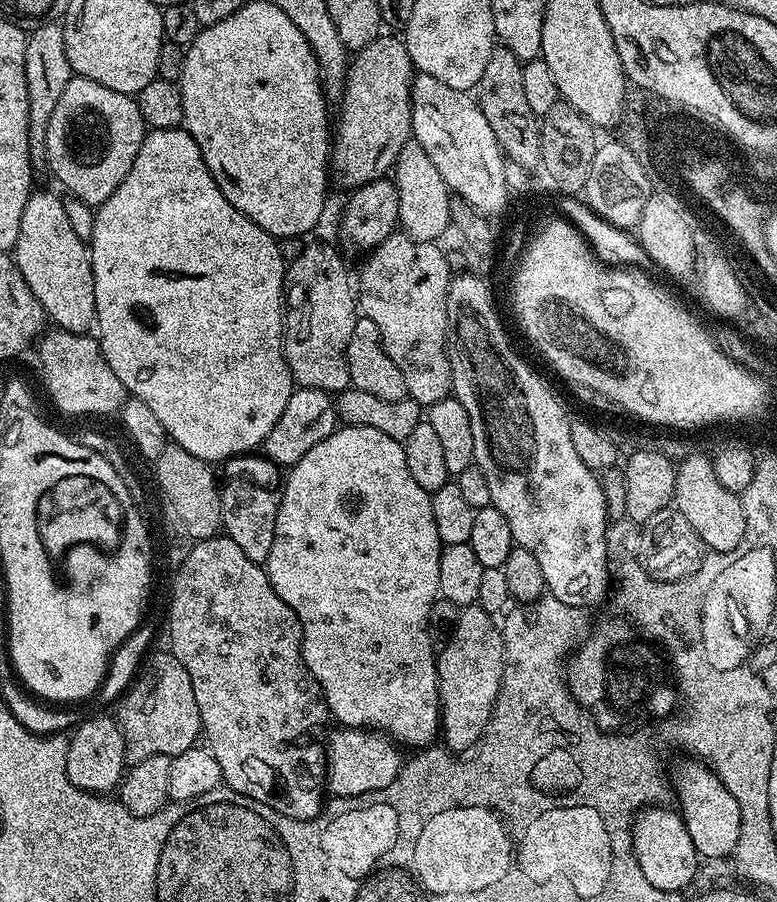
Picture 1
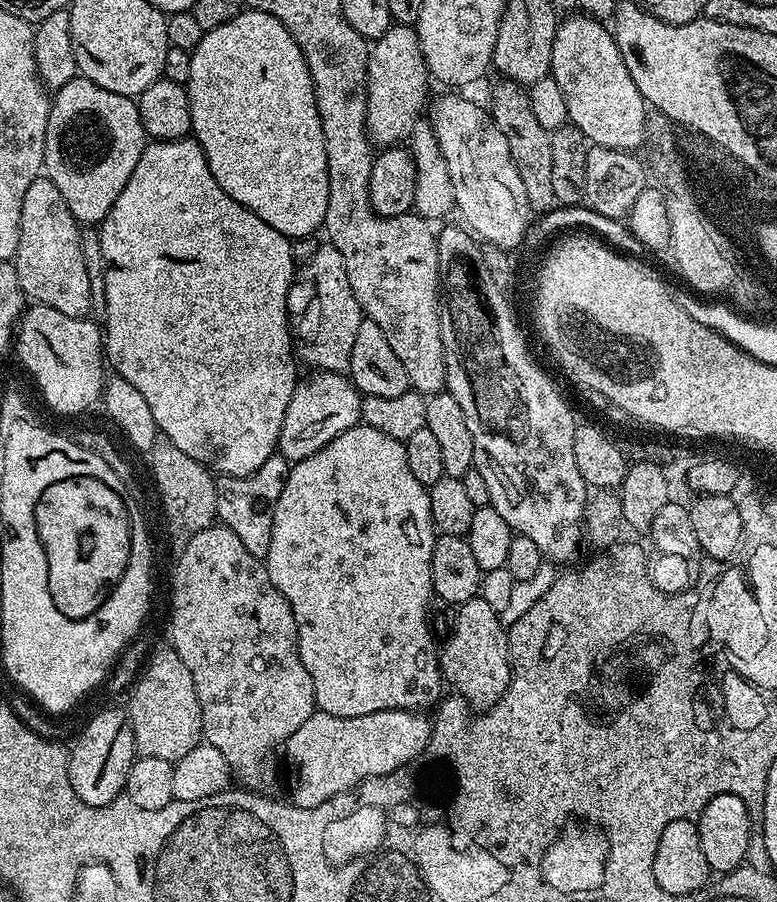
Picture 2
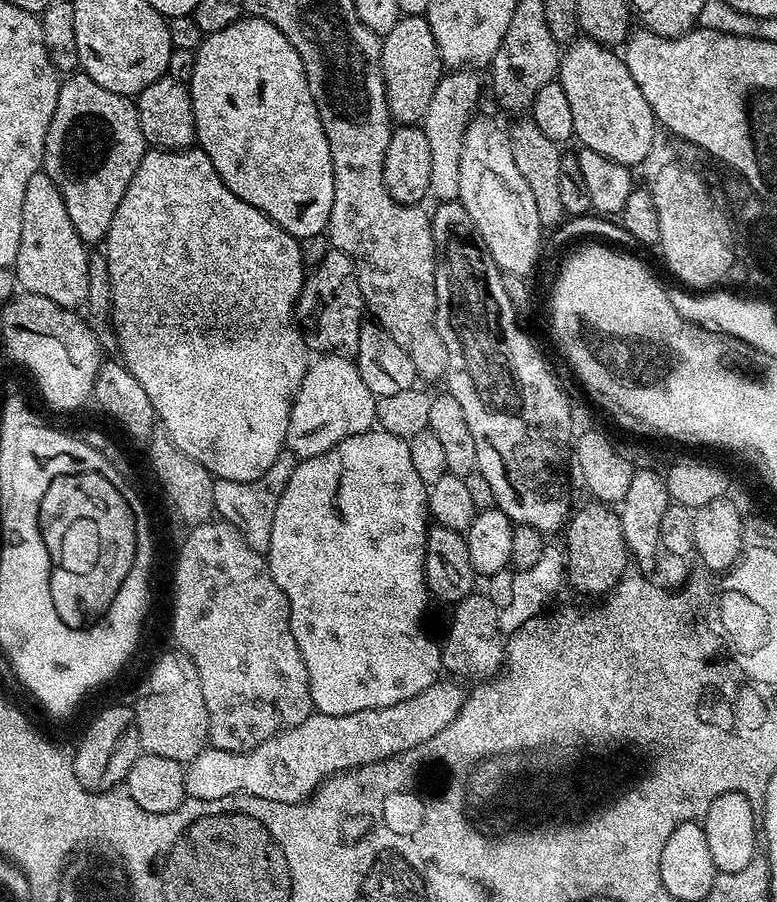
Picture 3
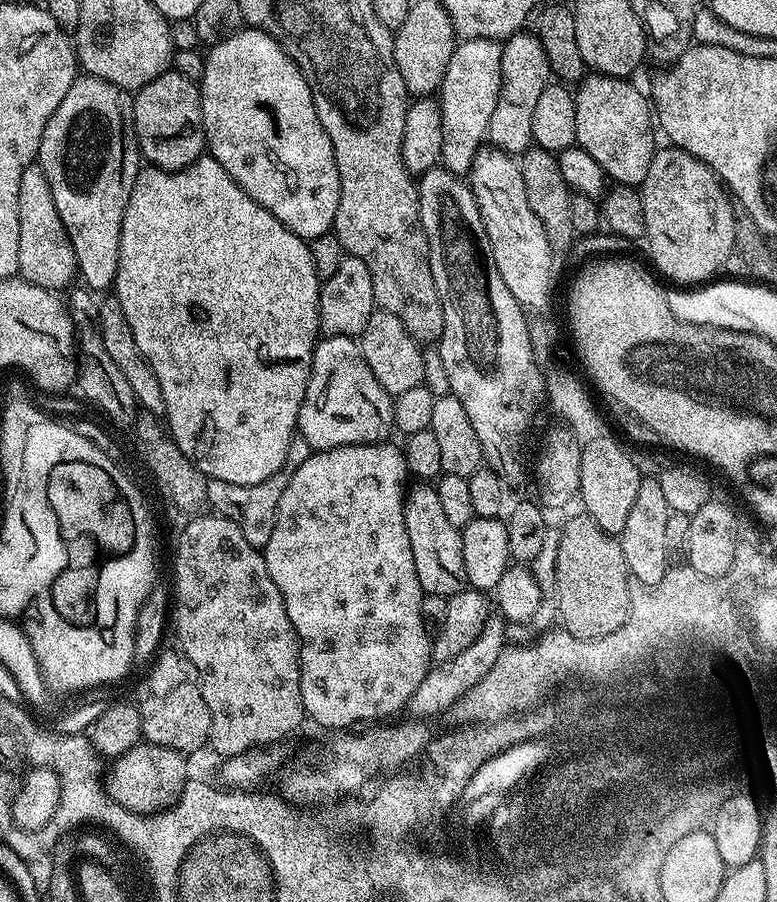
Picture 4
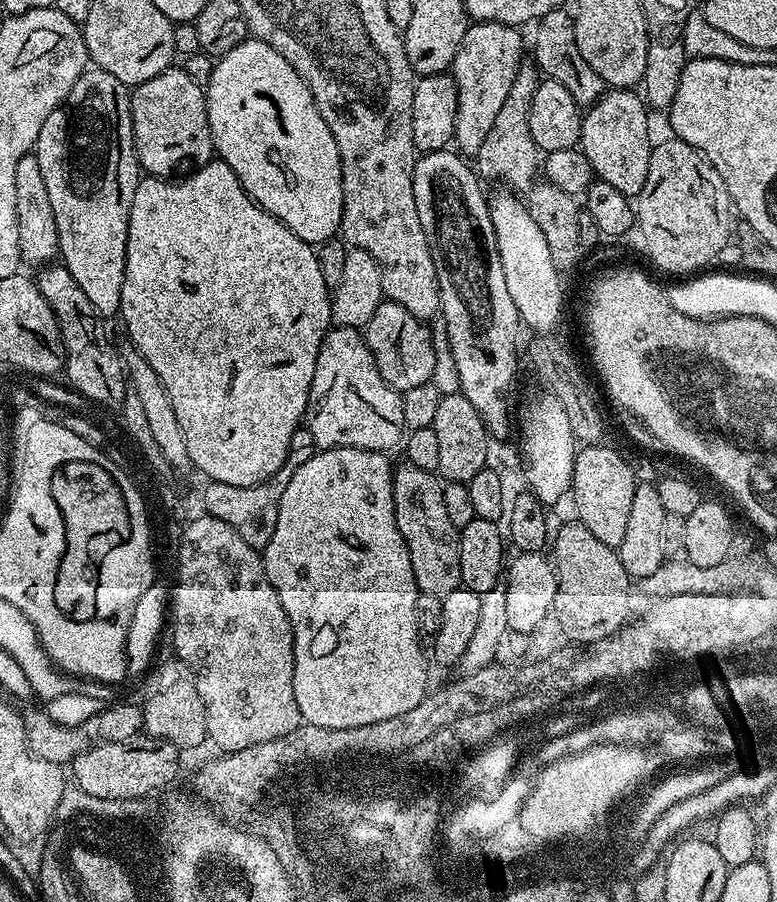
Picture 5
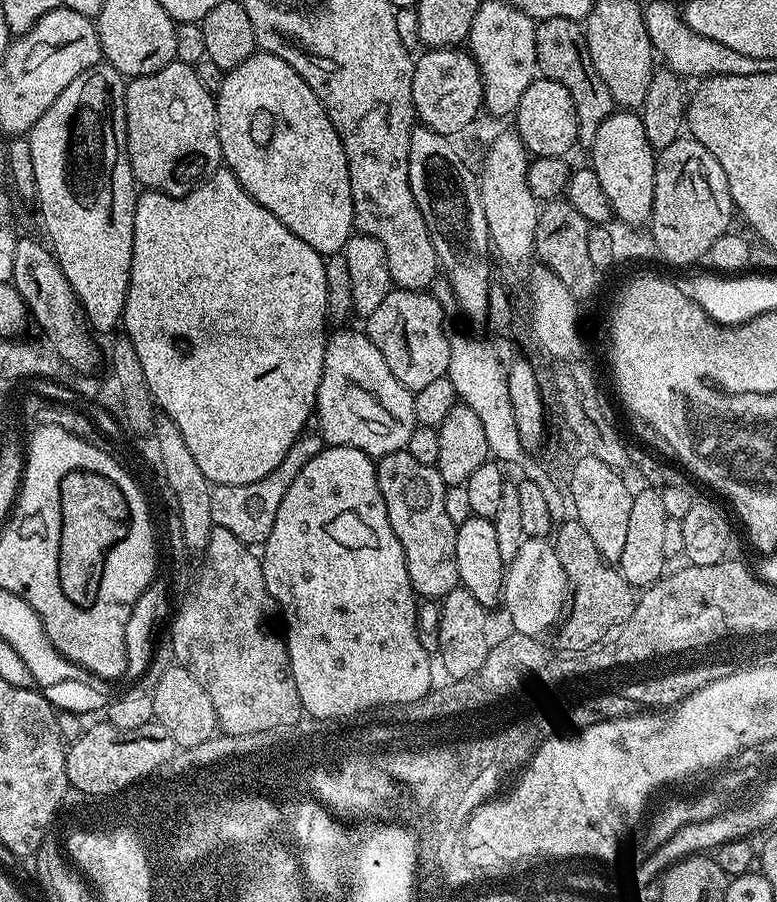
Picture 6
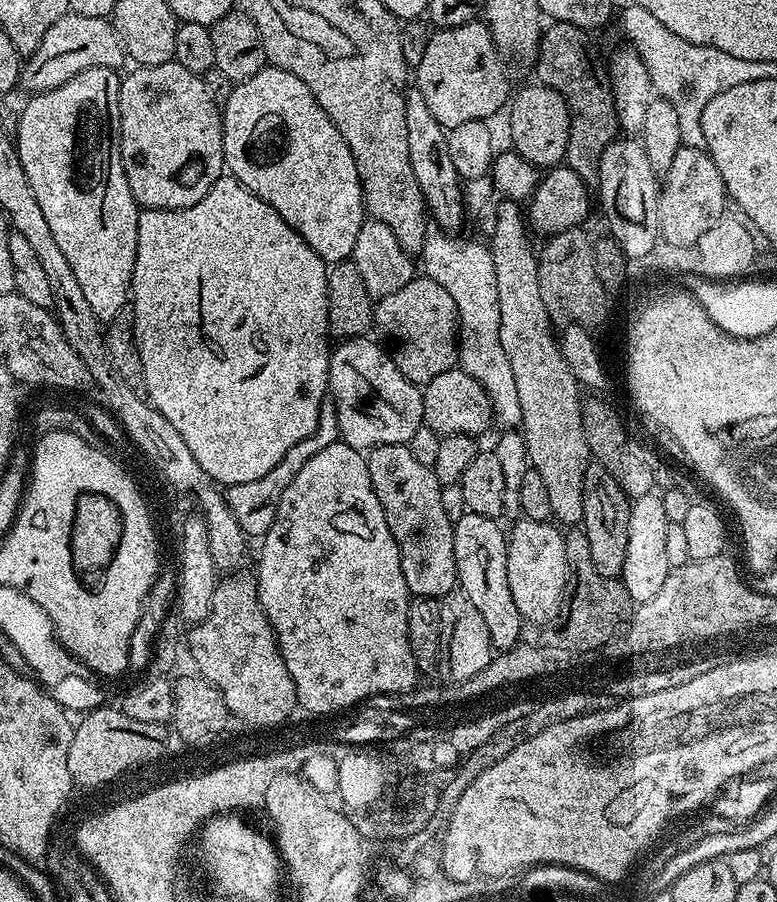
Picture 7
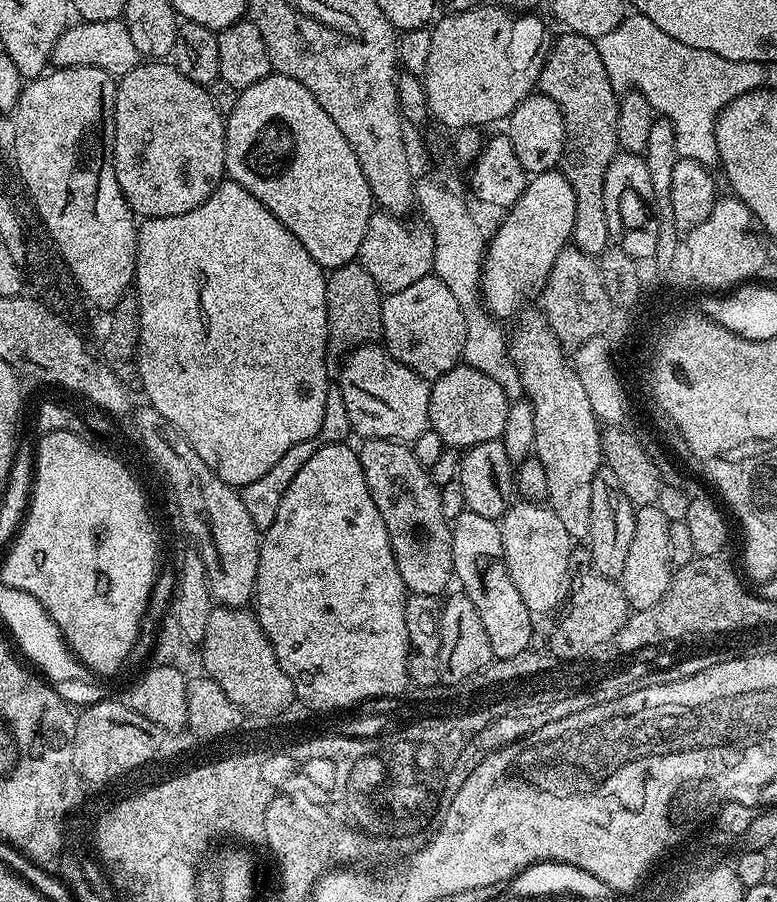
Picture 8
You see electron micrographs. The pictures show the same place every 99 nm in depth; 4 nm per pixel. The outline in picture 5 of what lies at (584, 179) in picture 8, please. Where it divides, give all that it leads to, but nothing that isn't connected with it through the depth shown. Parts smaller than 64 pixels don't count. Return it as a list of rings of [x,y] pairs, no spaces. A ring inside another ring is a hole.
[[[567,7],[555,8],[535,21],[536,37],[530,40],[530,52],[533,52],[534,63],[547,79],[558,82],[561,86],[566,86],[566,91],[570,93],[570,98],[580,105],[581,109],[587,110],[604,95],[606,85],[594,70],[582,58],[582,50],[578,50],[578,38],[574,38],[573,13]]]

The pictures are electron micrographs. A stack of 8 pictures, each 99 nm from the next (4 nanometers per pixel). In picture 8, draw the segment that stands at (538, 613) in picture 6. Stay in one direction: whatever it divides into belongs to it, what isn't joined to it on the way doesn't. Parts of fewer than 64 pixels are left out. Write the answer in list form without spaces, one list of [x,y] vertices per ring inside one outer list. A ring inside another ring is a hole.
[[[516,502],[499,521],[504,561],[522,594],[522,602],[532,608],[550,608],[560,600],[567,584],[567,570],[572,567],[572,535],[562,526],[558,514],[544,502]]]

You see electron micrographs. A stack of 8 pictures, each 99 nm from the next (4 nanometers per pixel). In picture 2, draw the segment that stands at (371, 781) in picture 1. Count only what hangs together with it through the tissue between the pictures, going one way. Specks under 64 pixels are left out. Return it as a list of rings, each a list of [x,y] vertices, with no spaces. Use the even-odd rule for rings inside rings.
[[[395,708],[394,710],[382,710],[374,714],[362,714],[354,718],[338,718],[334,714],[326,714],[317,710],[286,742],[288,748],[288,760],[296,767],[296,777],[292,780],[291,803],[299,808],[316,807],[334,798],[351,788],[358,787],[364,780],[375,776],[388,776],[397,772],[402,766],[406,766],[422,750],[426,750],[426,742],[430,742],[432,733],[432,720],[424,717],[420,710],[407,708]]]

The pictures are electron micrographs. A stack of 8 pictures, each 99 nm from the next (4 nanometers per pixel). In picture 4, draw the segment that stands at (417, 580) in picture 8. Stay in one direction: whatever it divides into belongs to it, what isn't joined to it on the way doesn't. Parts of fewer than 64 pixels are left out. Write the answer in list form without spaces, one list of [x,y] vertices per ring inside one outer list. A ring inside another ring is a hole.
[[[416,482],[407,489],[404,501],[404,517],[406,518],[406,534],[410,534],[410,550],[414,554],[414,570],[418,570],[420,588],[429,596],[457,596],[469,587],[466,578],[466,562],[462,558],[461,529],[455,528],[446,518],[446,510],[442,507],[435,487],[428,482]]]

